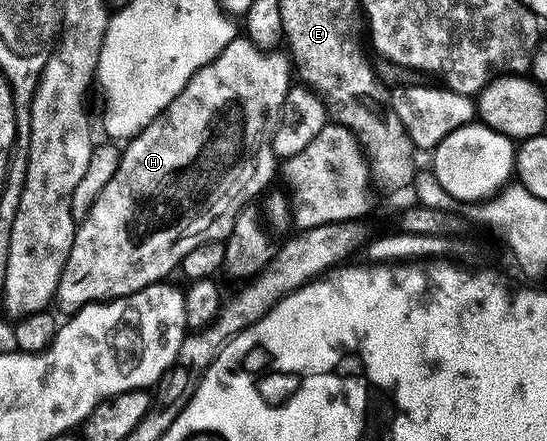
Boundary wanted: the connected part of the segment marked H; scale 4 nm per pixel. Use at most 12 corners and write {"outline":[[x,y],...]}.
{"outline":[[237,36],[122,147],[57,284],[124,298],[245,201],[282,49]]}

